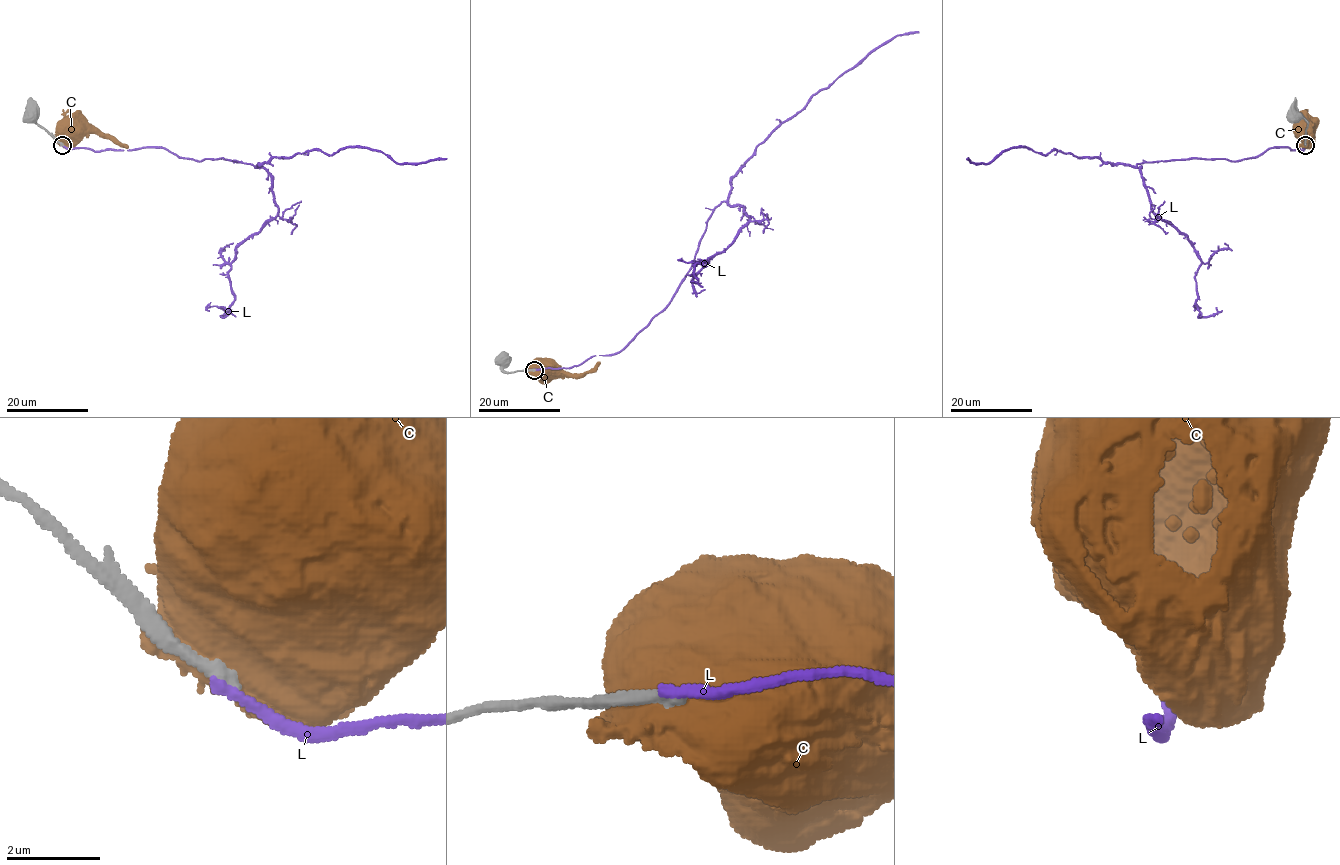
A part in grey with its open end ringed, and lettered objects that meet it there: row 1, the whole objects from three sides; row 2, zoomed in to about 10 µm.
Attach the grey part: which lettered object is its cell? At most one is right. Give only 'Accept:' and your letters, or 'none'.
Accept: none

